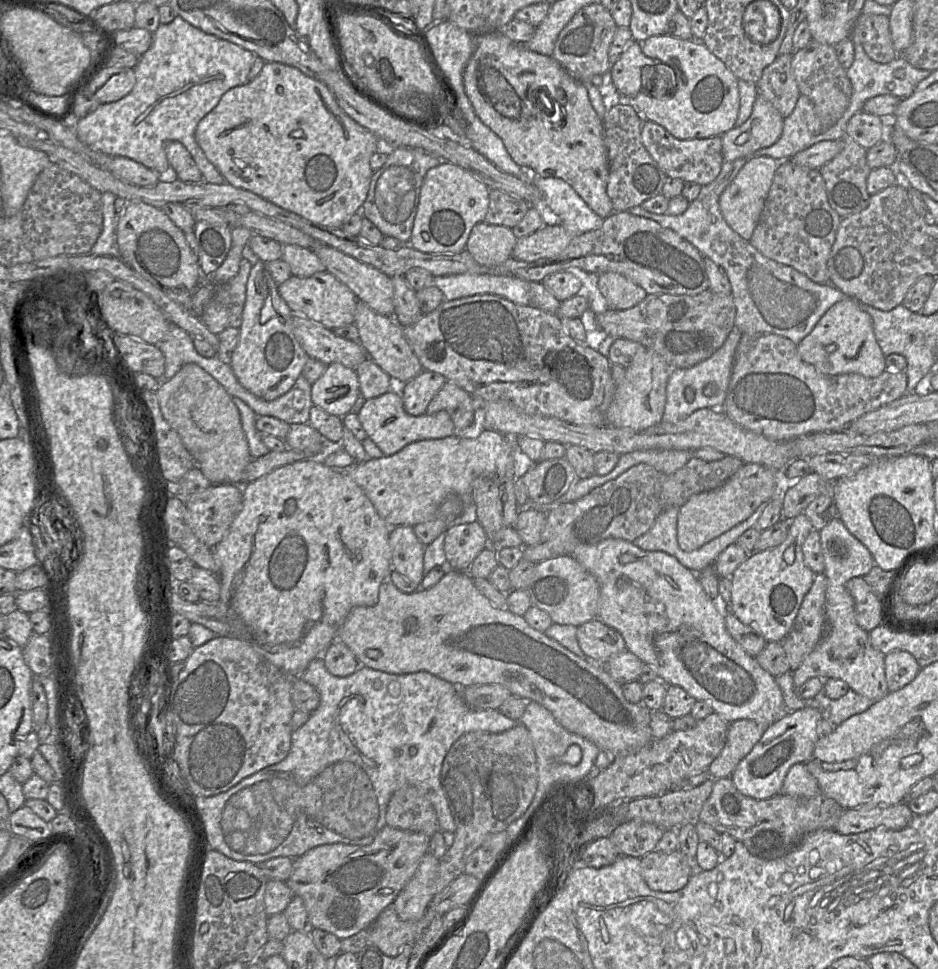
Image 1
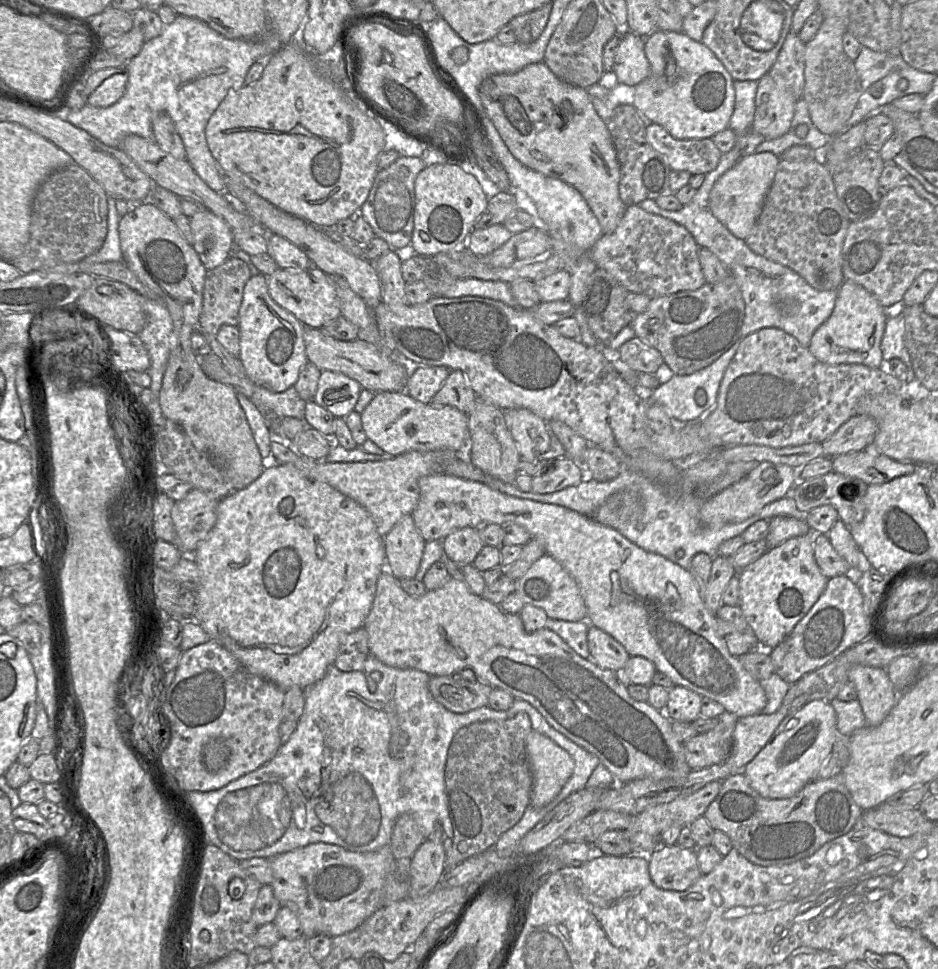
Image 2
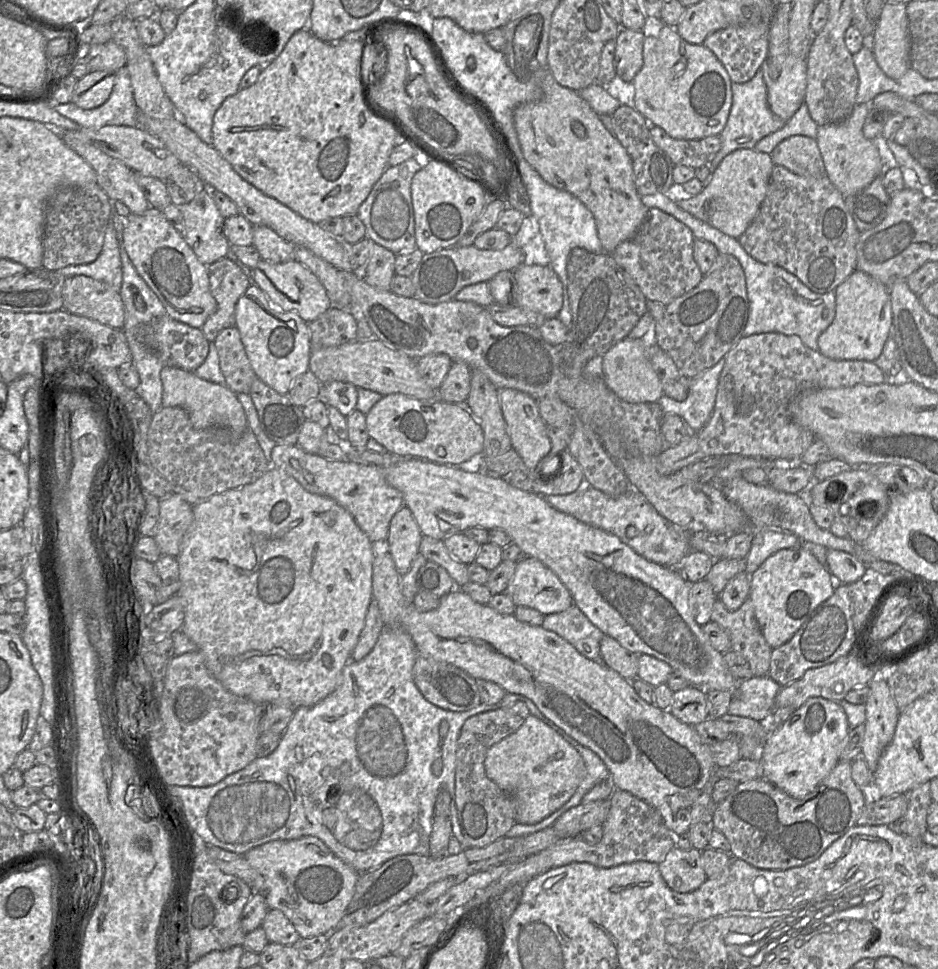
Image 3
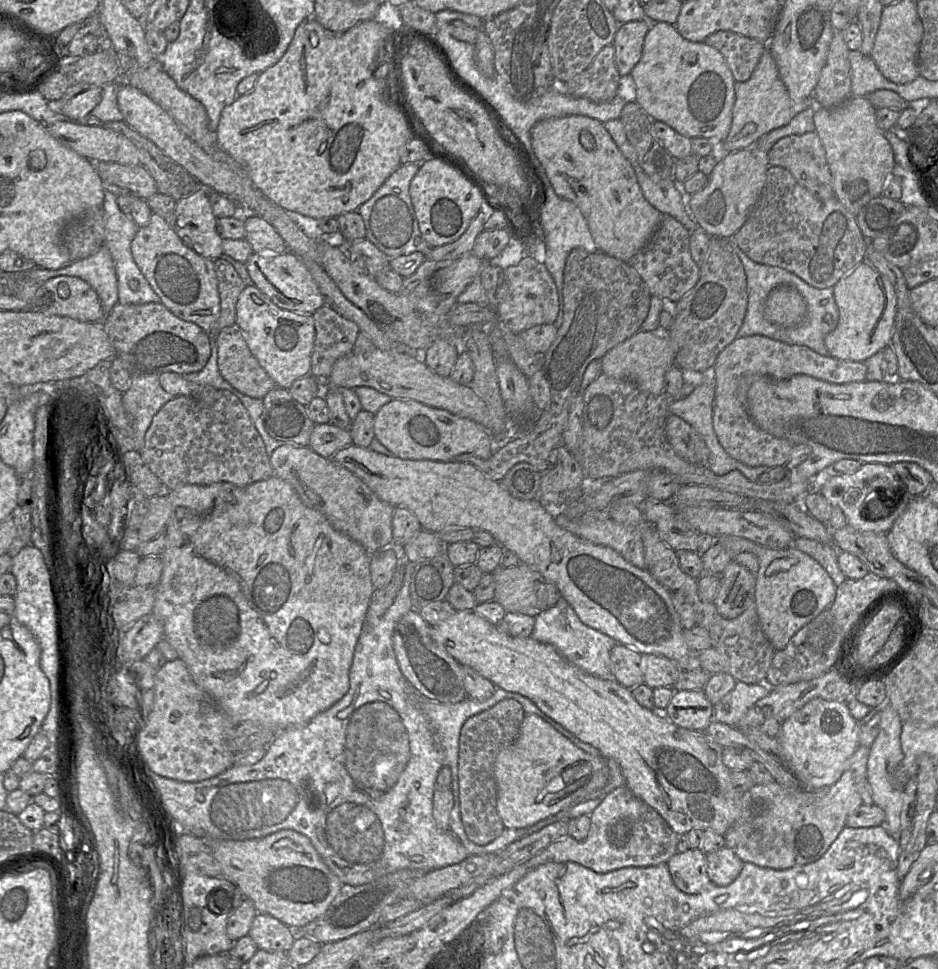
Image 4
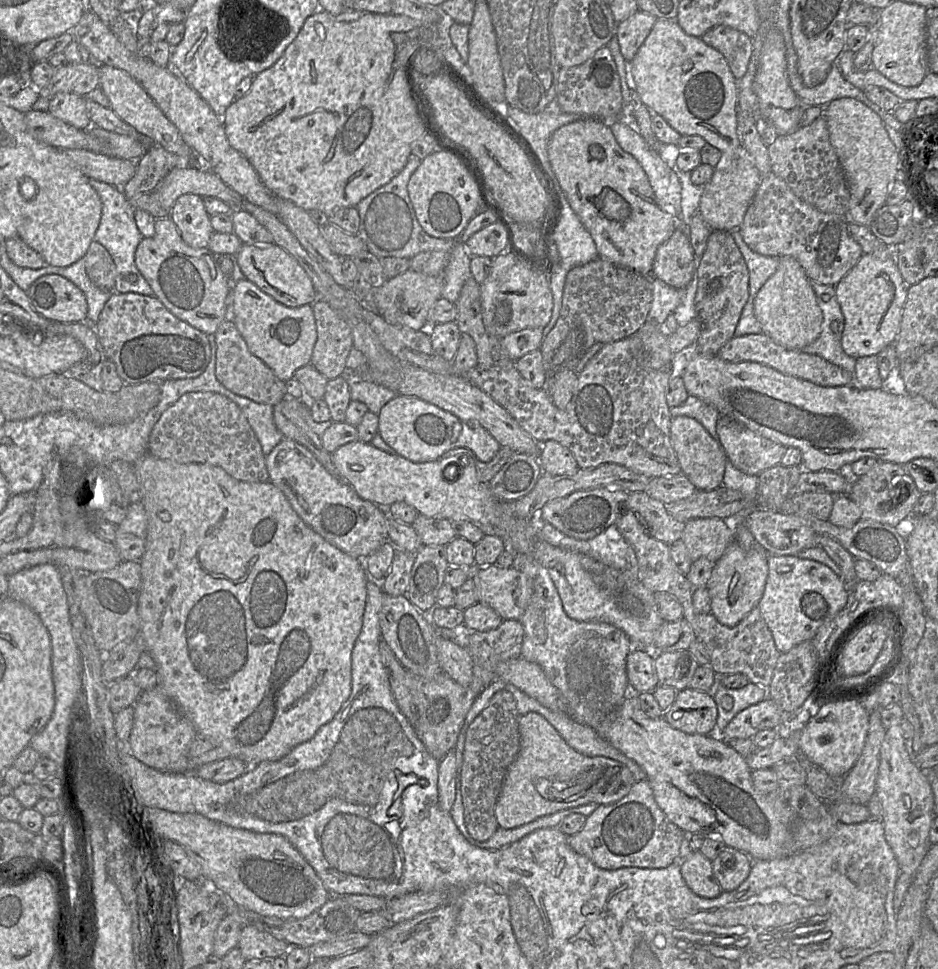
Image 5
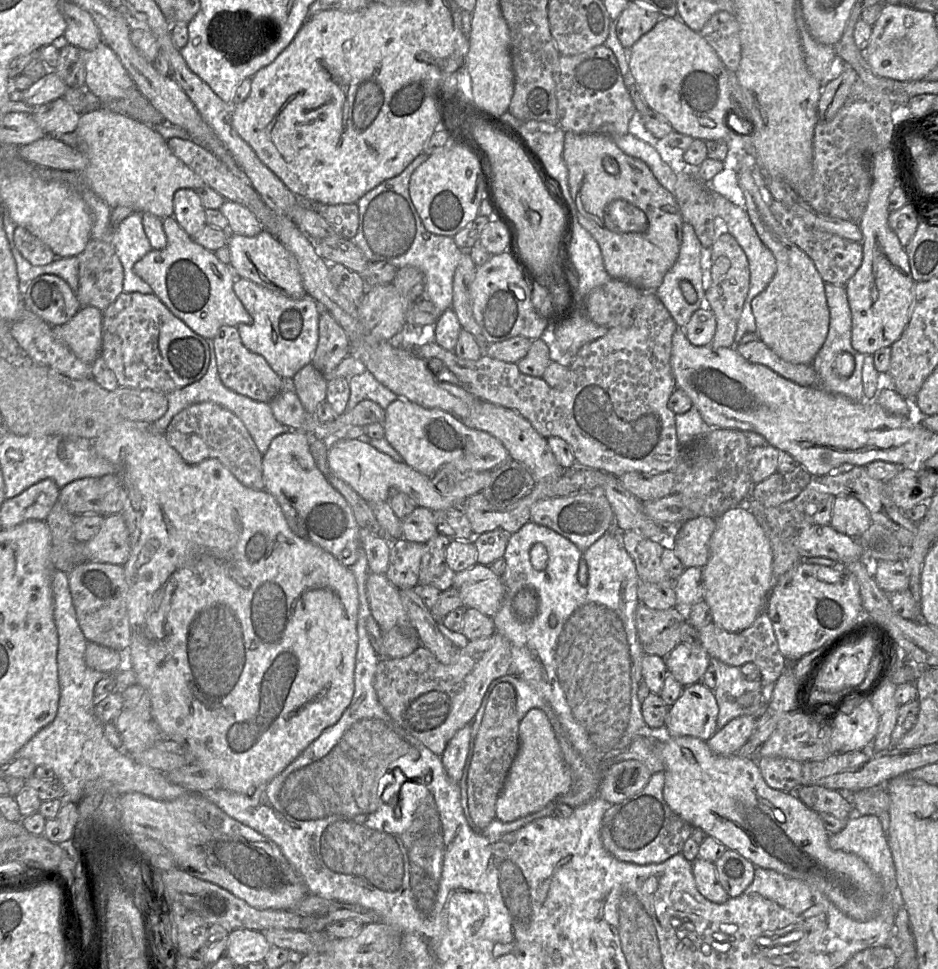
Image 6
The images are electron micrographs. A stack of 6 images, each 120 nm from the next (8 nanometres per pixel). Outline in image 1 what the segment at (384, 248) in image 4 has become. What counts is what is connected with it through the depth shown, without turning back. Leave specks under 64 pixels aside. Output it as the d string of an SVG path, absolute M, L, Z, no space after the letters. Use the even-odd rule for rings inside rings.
M410 147L394 148L389 153L386 162L378 170L373 172L367 196L361 206L360 213L364 218L370 220L384 236L394 237L404 243L404 245L410 245L409 239L419 204L420 189L424 176L430 168L441 164L441 162L448 161L441 161L440 158L426 152L423 149Z

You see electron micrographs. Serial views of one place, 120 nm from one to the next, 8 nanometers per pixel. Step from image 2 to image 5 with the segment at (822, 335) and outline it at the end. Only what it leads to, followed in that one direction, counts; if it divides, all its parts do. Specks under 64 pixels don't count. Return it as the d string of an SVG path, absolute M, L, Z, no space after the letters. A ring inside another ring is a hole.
M892 248L892 255L888 258L877 258L874 254L863 253L859 261L856 263L856 265L835 285L836 298L840 305L842 314L844 316L844 329L841 336L841 346L843 351L848 356L858 359L865 356L877 355L888 345L893 345L900 328L902 311L907 296L907 286L908 285L906 285L906 283L904 282L901 273L896 265L896 261L893 255L893 248Z

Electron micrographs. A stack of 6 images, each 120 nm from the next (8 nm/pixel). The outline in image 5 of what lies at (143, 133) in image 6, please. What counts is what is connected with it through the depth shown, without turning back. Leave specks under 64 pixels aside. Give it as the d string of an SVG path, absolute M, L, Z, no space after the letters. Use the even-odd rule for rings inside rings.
M196 158L196 164L199 164L199 166L189 166L171 170L155 190L162 206L166 210L171 211L175 201L184 194L194 194L202 198L213 197L224 201L234 209L241 208L243 198L237 192L226 185L213 171L205 168L200 158Z

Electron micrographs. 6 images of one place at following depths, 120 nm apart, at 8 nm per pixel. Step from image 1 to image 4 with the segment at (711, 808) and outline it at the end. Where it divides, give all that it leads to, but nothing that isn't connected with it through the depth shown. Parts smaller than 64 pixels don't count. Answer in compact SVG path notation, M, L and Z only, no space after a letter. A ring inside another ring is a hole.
M858 746L840 778L820 790L794 792L776 781L754 785L740 796L740 815L724 834L725 846L744 863L776 870L818 860L846 827L847 817L863 804L858 786L867 780L869 751Z

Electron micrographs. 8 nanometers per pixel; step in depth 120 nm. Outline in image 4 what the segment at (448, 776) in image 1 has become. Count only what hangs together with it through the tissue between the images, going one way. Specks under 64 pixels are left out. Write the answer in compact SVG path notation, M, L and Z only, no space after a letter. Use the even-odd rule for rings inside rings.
M504 699L468 718L461 728L458 757L460 816L465 833L474 844L486 845L505 829L497 810L494 764L499 752L518 737L525 715L526 712L518 701Z

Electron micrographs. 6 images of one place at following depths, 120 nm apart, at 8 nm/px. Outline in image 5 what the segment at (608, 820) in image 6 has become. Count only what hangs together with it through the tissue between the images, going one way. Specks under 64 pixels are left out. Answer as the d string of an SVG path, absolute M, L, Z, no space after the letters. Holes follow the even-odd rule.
M645 778L636 781L629 793L619 801L599 805L587 816L578 833L567 836L567 842L573 850L602 869L665 868L680 860L680 845L685 835L687 834L673 824L660 809Z

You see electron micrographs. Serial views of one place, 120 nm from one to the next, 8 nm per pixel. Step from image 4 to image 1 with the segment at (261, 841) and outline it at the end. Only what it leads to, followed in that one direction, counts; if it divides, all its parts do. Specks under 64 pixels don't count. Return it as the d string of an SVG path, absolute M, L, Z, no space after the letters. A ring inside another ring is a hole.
M386 825L368 845L324 844L294 858L293 871L286 883L294 896L304 900L308 917L314 928L330 932L339 939L345 939L366 928L394 901L415 874L422 857L428 852L429 843L430 837L421 832Z

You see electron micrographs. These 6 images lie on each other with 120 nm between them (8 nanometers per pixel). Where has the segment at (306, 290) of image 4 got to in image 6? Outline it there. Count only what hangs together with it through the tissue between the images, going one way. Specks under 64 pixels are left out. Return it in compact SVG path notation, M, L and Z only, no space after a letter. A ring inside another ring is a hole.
M263 229L253 237L229 233L227 246L230 251L230 268L235 278L250 280L292 299L301 299L306 295L295 257L267 230Z

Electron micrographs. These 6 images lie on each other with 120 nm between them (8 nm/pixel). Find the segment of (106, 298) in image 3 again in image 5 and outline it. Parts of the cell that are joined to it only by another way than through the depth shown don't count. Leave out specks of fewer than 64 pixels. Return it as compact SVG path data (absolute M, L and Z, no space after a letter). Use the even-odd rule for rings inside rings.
M44 275L26 292L33 309L48 320L81 323L87 319L84 293L60 275Z

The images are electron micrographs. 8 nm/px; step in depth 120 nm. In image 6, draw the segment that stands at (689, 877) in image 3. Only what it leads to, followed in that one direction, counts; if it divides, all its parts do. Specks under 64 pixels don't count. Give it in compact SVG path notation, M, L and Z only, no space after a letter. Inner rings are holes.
M697 858L692 862L692 872L697 890L707 900L722 904L730 898L719 883L714 863Z

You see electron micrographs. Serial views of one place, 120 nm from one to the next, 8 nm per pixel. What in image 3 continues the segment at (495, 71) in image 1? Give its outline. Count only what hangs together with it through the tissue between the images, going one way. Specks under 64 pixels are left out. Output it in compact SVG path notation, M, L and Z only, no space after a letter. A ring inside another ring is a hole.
M548 61L547 69L543 70L543 73L545 75L542 80L542 97L537 101L517 106L513 112L514 127L523 157L544 181L571 193L589 209L595 219L603 251L612 253L621 242L635 234L648 211L635 188L632 160L578 91L561 86L555 80L548 69Z

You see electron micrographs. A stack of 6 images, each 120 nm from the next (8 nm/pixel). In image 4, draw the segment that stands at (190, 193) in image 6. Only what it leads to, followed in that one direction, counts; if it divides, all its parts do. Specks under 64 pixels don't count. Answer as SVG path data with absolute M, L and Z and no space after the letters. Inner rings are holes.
M199 187L192 195L176 201L174 230L187 247L215 261L223 255L223 239L217 230L209 192Z

